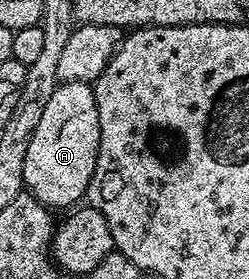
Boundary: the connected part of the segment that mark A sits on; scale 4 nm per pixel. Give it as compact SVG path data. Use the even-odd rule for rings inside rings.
M60 82L55 88L53 97L49 97L45 105L45 113L41 113L41 121L37 121L37 129L29 141L29 149L25 153L24 188L38 203L45 204L49 209L74 208L87 194L87 186L93 177L93 169L97 165L98 152L99 110L95 100L94 86L91 83Z

